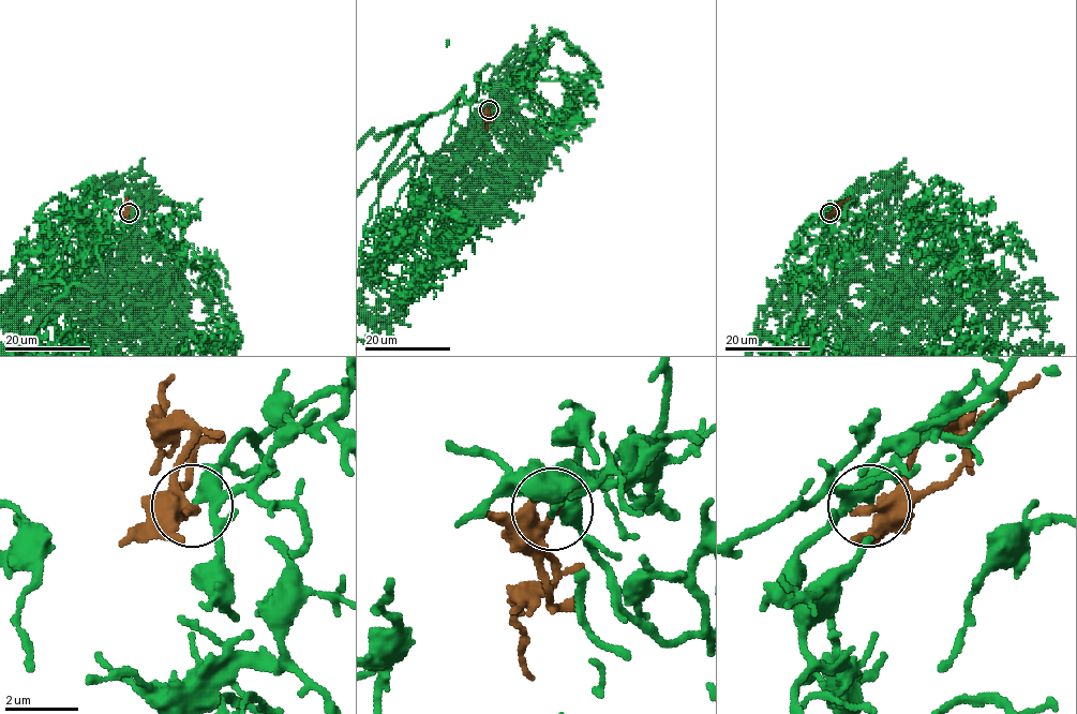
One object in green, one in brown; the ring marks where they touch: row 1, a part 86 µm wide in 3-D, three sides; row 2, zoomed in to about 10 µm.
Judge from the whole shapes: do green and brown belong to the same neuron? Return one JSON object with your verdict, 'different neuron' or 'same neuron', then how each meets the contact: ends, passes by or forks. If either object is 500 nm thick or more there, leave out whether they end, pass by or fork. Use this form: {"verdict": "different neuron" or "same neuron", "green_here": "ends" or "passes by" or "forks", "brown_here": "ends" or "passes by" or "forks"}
{"verdict": "same neuron", "green_here": "forks", "brown_here": "ends"}

